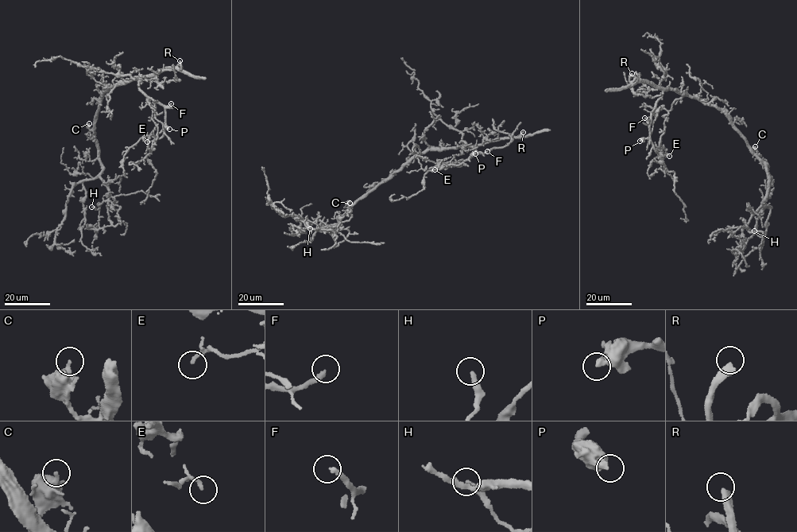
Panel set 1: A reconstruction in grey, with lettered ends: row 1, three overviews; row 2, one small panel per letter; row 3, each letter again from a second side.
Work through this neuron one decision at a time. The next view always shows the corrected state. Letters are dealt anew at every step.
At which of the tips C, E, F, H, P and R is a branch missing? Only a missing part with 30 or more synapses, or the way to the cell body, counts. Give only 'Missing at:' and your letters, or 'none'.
Missing at: R

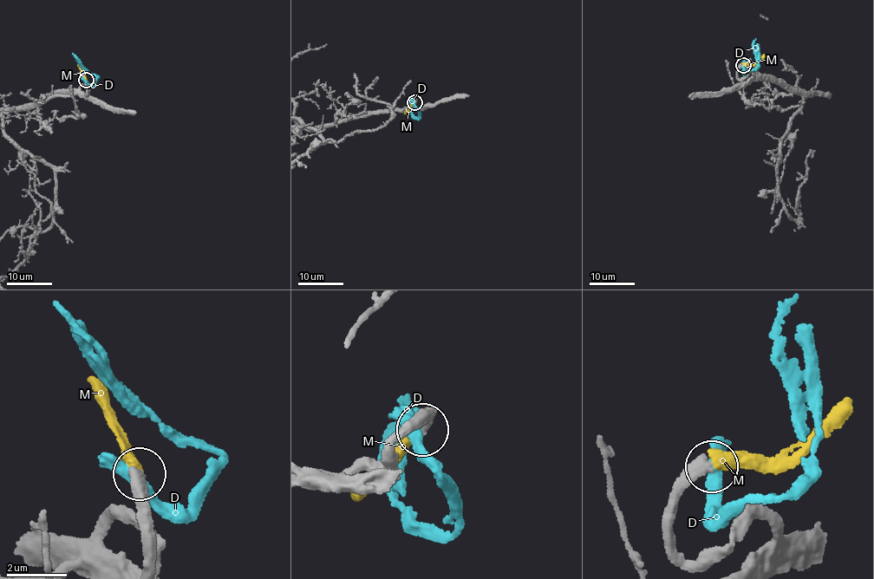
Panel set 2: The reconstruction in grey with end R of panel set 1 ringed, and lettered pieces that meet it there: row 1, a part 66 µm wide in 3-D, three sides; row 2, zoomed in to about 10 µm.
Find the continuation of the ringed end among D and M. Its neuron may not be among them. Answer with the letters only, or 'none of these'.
M

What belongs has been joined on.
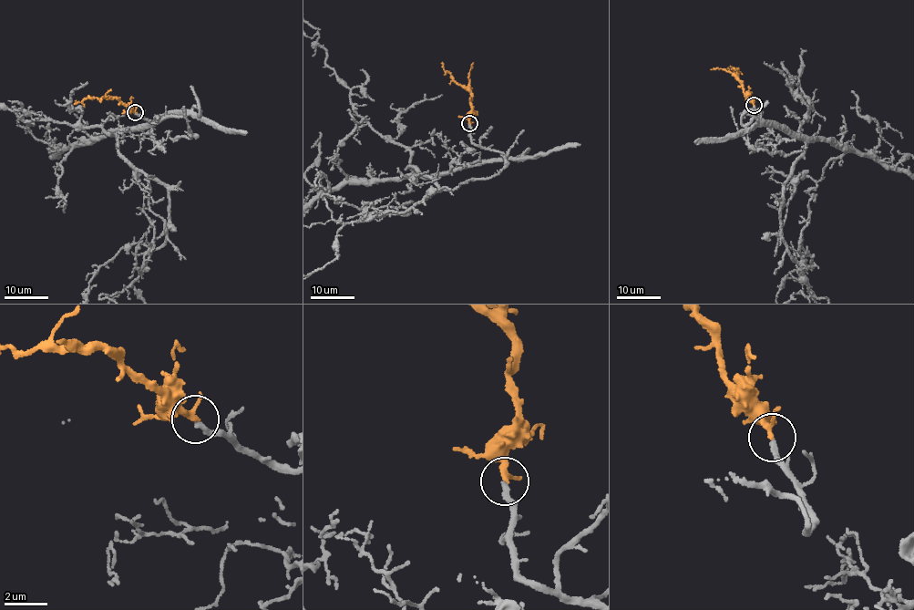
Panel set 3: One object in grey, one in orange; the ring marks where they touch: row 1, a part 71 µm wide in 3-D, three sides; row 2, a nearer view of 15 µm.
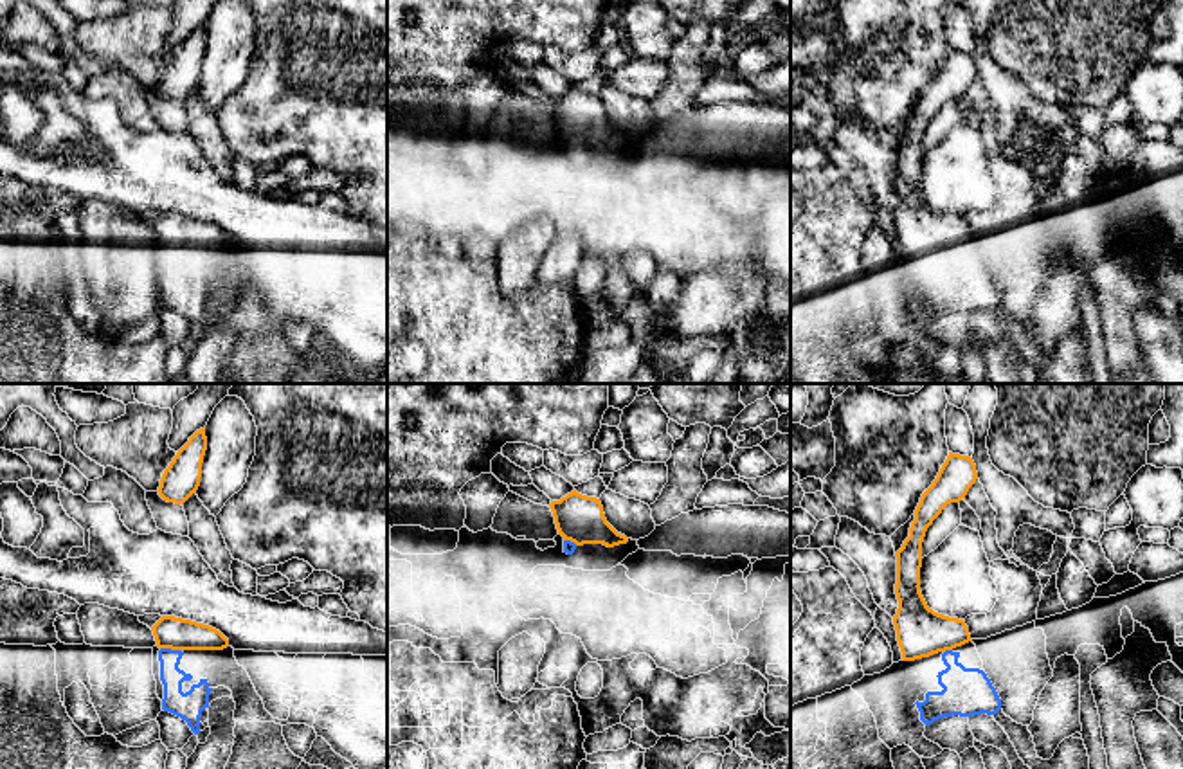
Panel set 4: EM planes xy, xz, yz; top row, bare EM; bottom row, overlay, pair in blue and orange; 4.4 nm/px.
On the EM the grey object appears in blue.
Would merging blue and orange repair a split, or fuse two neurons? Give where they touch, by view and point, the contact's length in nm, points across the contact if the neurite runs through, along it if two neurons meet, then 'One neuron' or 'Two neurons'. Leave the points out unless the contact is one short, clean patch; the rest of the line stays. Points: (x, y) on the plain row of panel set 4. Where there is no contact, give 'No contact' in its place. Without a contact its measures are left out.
Touches blue at xy (170, 245). Shared border 100 nm. Path across: xy (175, 298), (170, 245), (171, 229). One neuron

